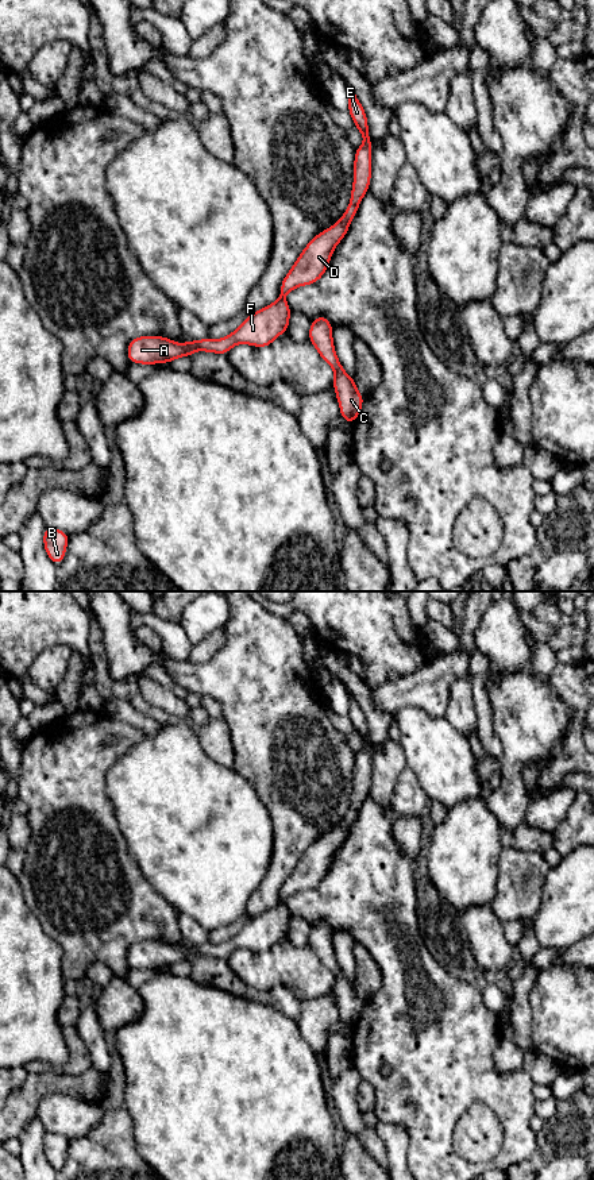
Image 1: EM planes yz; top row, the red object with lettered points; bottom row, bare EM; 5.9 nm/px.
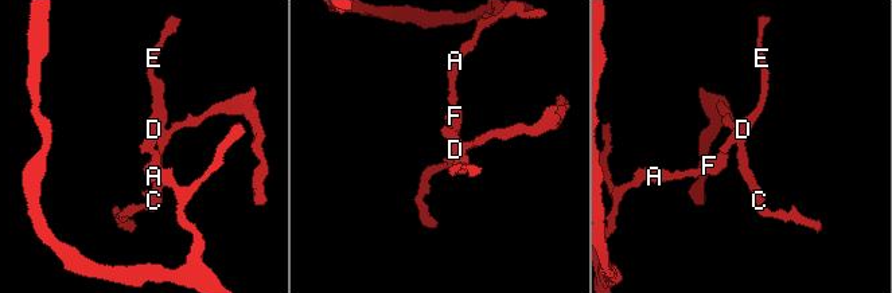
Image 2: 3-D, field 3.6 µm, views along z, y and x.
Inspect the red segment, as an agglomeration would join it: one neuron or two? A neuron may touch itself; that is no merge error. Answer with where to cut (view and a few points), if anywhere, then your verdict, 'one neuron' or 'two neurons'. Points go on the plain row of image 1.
yz (280, 902), (284, 905) | two neurons

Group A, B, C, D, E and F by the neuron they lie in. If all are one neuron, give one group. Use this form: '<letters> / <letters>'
A B F / C D E

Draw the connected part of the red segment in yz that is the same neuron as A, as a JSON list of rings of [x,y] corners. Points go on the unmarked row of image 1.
[[[284,903],[251,918],[240,932],[231,940],[213,945],[204,942],[201,945],[189,945],[184,949],[174,948],[162,941],[138,941],[128,948],[127,960],[130,968],[167,968],[180,961],[189,961],[194,956],[207,956],[215,959],[228,959],[228,956],[240,948],[254,952],[269,952],[275,942],[288,936],[292,915]]]

